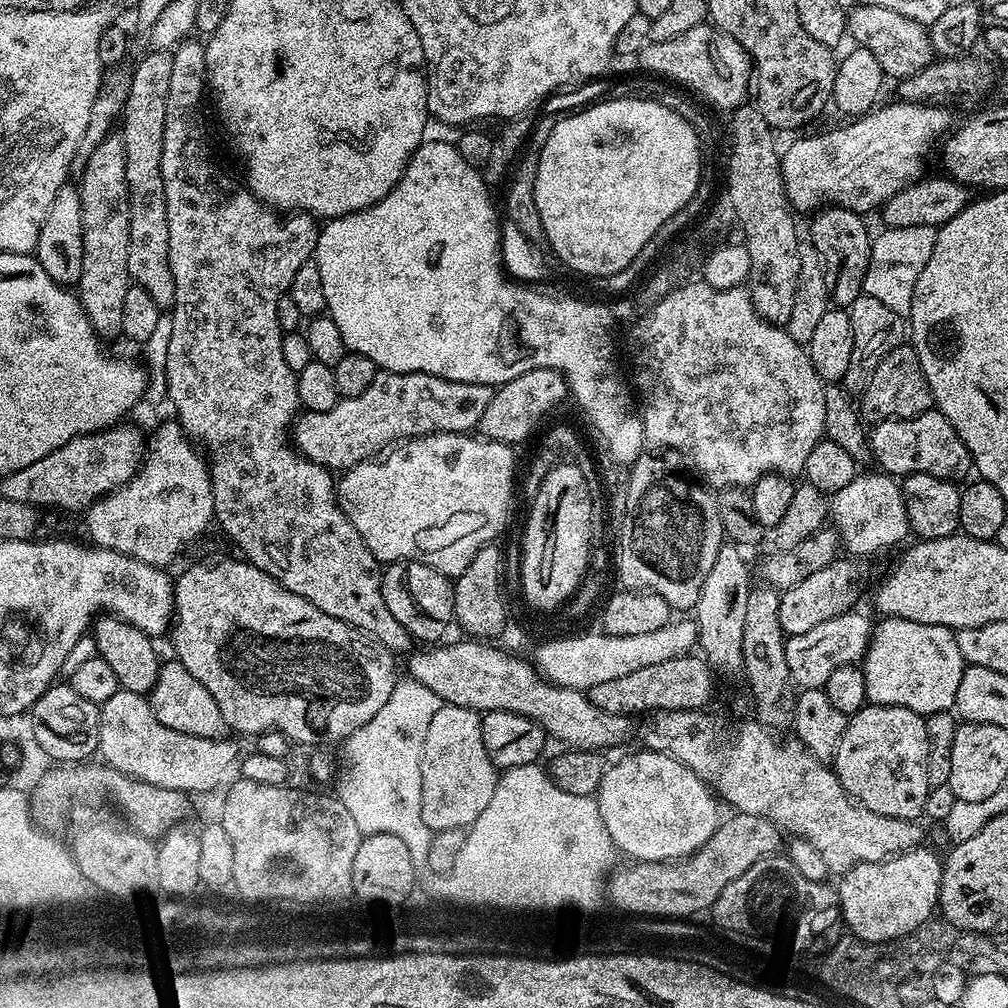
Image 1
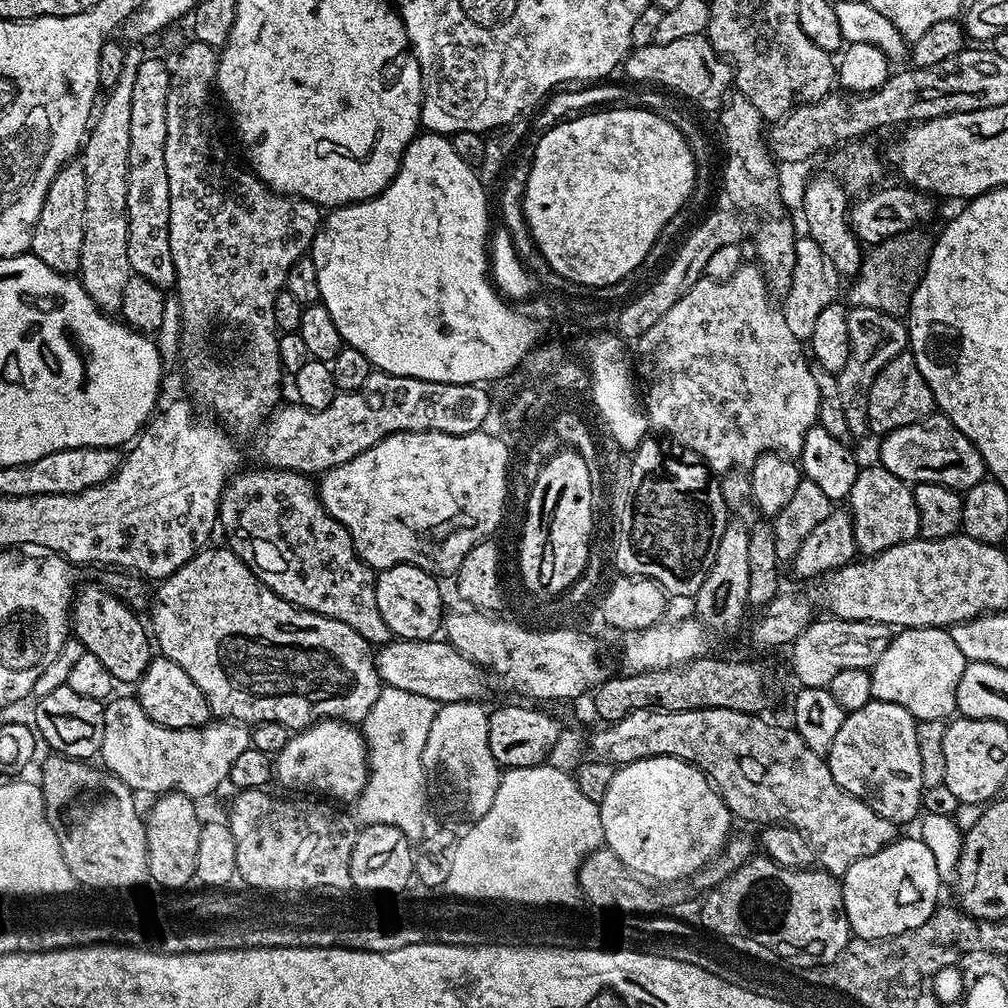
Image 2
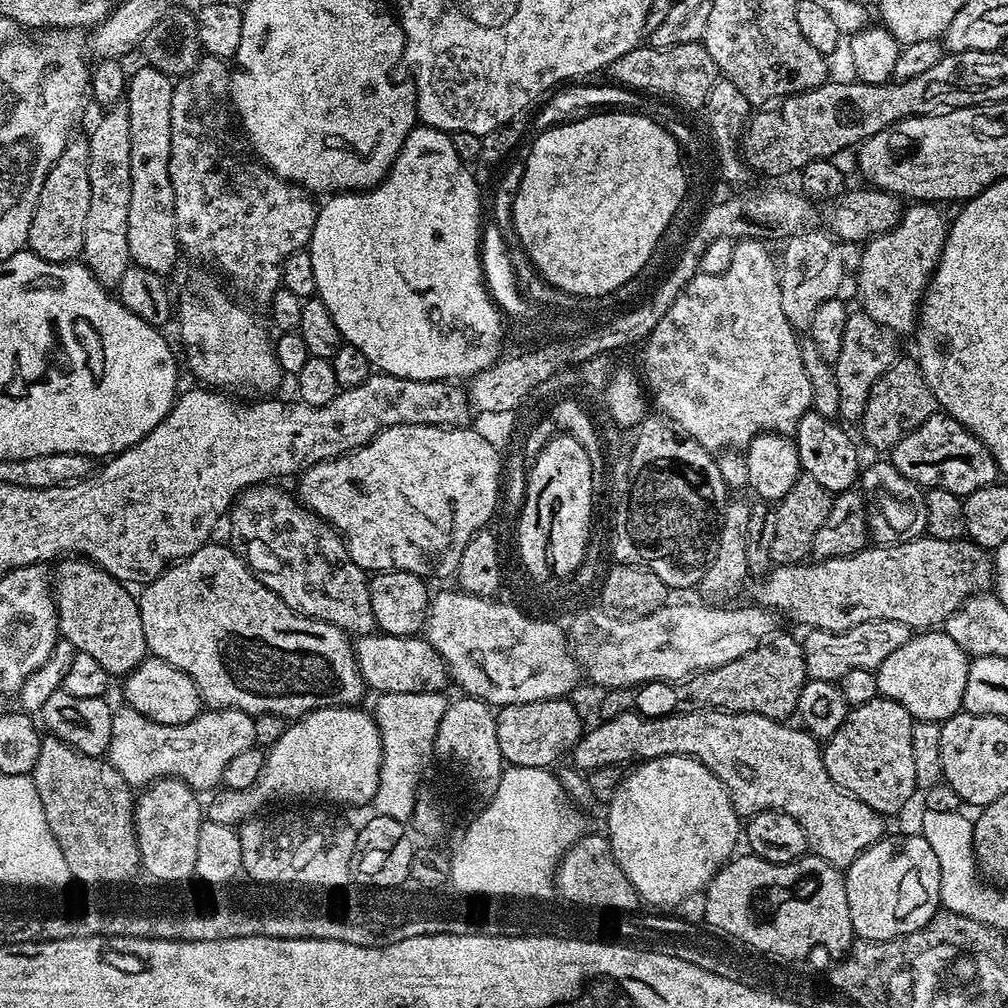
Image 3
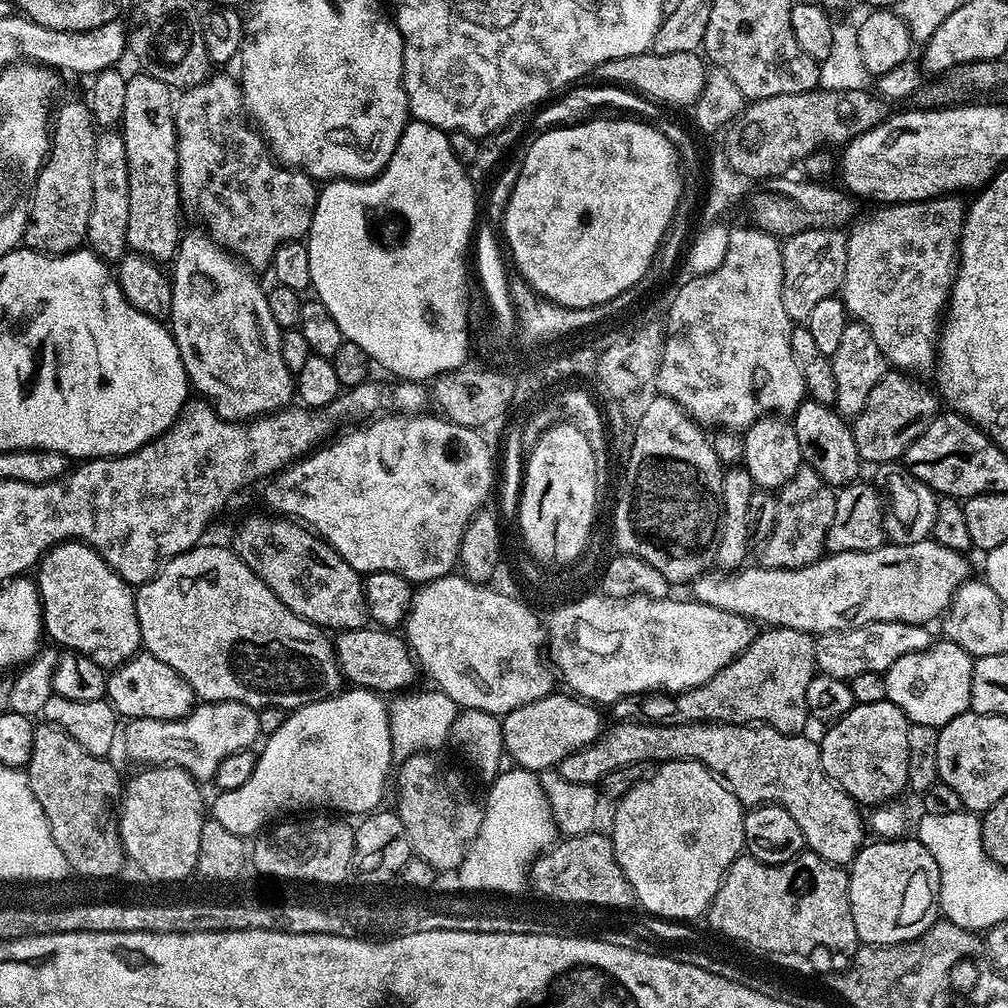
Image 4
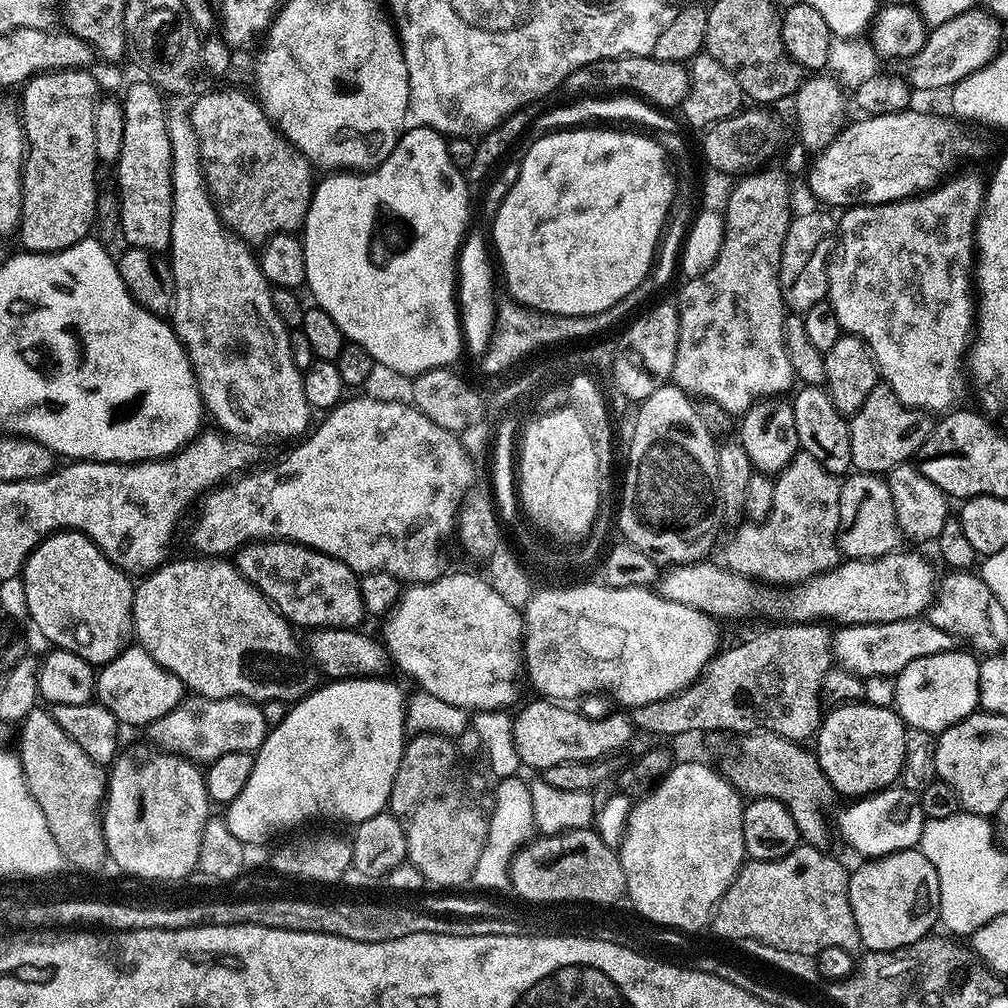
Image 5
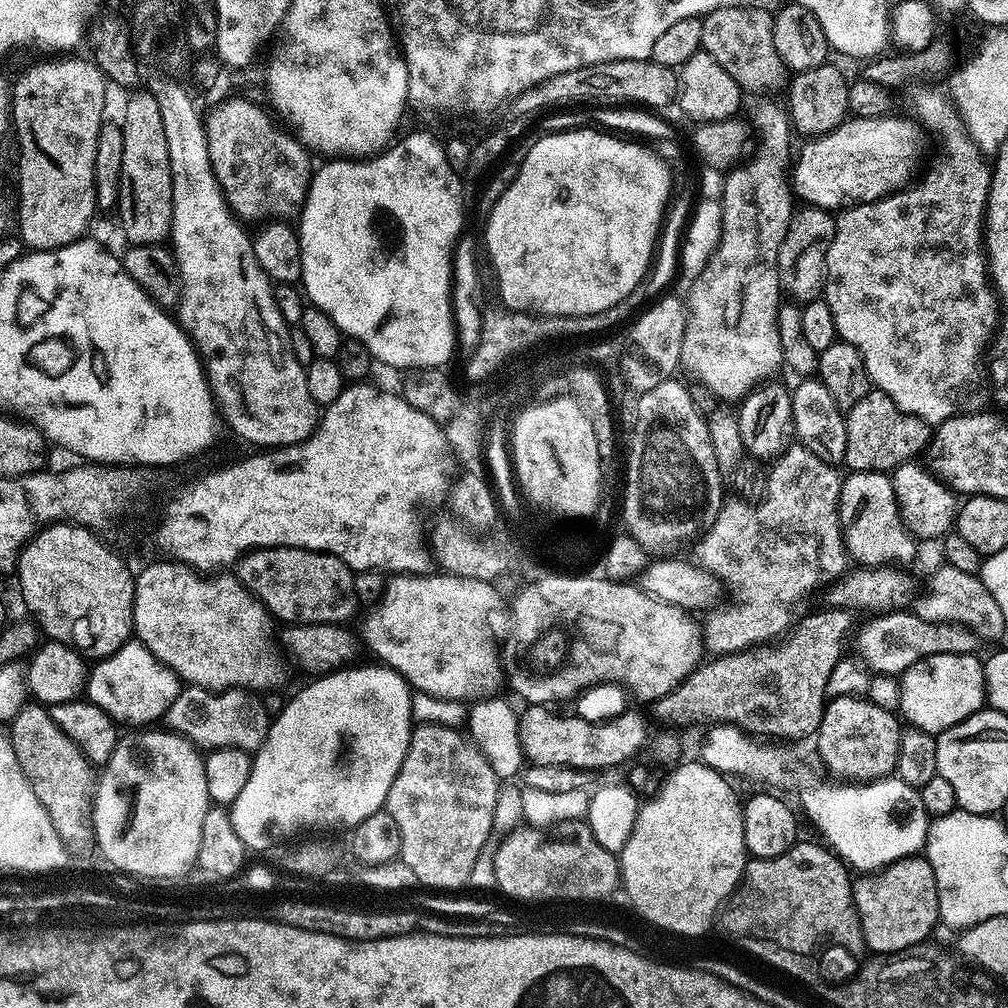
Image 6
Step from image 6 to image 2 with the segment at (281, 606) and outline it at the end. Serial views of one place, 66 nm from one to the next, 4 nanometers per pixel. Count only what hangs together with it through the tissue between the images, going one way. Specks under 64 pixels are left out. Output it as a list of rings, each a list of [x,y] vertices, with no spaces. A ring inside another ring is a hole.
[[[267,466],[245,467],[224,486],[219,527],[227,547],[274,594],[296,608],[346,622],[373,646],[393,639],[382,622],[376,597],[377,573],[359,556],[342,522],[327,512],[311,475]]]

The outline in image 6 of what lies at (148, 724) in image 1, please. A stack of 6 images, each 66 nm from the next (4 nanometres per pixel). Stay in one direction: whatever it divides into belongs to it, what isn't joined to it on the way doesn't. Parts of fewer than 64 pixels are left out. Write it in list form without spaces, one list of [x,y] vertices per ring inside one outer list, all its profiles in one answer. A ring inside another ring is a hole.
[[[181,687],[166,717],[167,727],[197,749],[240,748],[249,754],[255,753],[262,746],[269,723],[270,717],[263,709],[262,700],[243,688],[211,692],[208,688]]]

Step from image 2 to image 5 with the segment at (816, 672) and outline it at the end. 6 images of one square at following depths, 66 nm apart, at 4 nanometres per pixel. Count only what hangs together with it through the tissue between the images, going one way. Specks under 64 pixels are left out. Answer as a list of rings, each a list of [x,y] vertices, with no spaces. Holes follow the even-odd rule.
[[[926,618],[915,620],[895,620],[885,624],[850,624],[840,626],[832,632],[832,659],[839,667],[855,676],[891,676],[895,677],[914,658],[926,658],[930,654],[951,652],[958,641],[946,630],[938,630]]]

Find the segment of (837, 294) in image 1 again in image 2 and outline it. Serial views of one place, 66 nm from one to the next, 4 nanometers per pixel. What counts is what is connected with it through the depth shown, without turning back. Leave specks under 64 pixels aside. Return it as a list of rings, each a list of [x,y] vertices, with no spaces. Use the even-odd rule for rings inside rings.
[[[818,174],[806,184],[802,194],[802,212],[808,224],[809,239],[818,242],[822,252],[834,262],[841,277],[857,277],[862,266],[864,248],[850,221],[850,199],[843,186],[830,174]]]

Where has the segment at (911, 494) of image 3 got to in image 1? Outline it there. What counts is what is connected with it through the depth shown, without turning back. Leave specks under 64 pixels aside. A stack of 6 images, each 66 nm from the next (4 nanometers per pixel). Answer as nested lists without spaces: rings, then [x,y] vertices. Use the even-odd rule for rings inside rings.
[[[883,471],[858,474],[850,486],[831,493],[828,500],[831,527],[836,529],[845,553],[856,556],[870,556],[879,548],[904,540],[910,536],[906,506],[902,502],[900,485]]]

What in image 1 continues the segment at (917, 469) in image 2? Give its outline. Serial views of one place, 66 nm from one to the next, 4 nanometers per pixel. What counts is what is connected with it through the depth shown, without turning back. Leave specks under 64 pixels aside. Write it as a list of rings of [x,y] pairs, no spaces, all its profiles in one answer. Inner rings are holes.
[[[929,410],[921,416],[911,416],[905,420],[882,420],[870,428],[870,456],[877,460],[879,467],[893,478],[903,478],[910,474],[930,474],[934,478],[955,481],[956,476],[964,476],[973,467],[972,456],[966,450],[962,438],[950,426],[950,422],[938,410]]]

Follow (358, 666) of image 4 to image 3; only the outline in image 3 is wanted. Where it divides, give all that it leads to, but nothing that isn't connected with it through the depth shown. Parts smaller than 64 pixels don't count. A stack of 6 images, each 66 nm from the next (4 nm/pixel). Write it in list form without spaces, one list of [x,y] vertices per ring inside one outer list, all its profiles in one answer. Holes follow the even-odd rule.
[[[423,635],[414,636],[357,636],[354,640],[358,670],[365,685],[376,694],[414,694],[415,692],[438,692],[446,684],[444,660]]]

